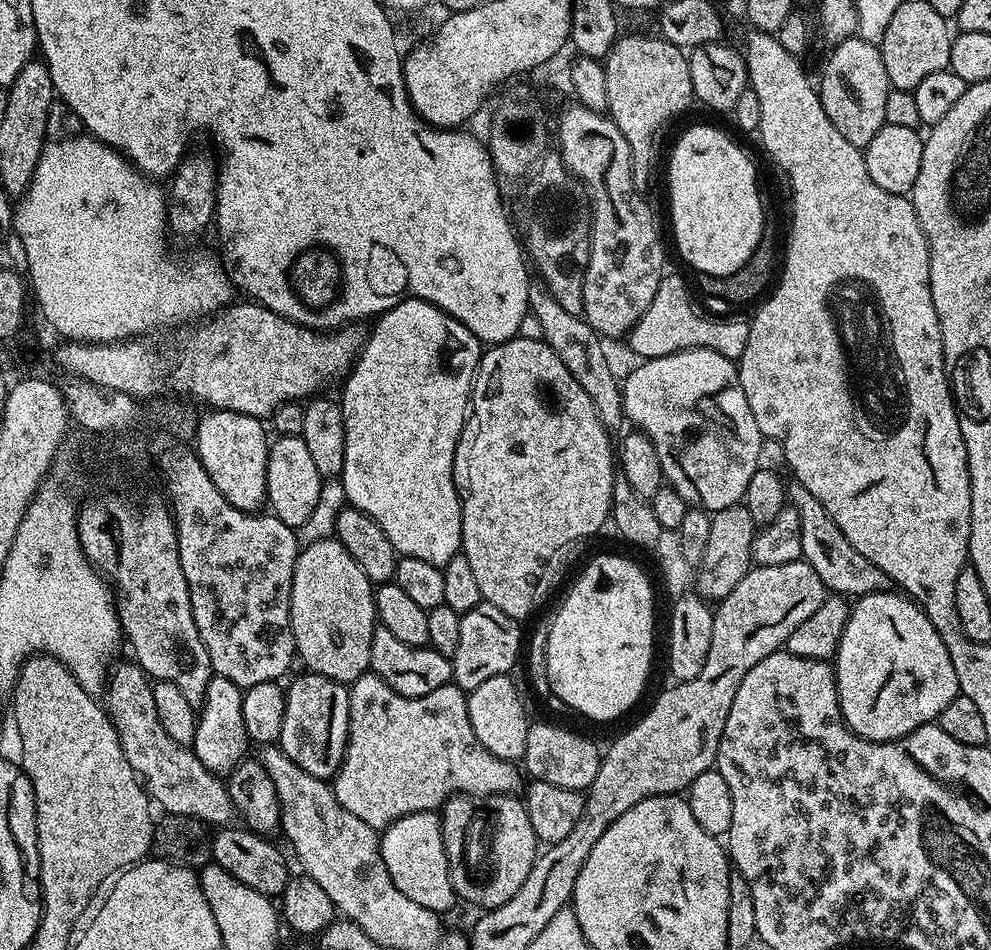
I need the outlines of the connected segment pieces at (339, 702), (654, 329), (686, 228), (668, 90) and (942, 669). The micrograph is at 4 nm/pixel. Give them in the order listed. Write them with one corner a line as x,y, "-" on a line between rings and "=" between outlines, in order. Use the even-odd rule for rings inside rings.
305,671
284,694
284,717
278,746
290,758
298,762
306,774
331,781
348,745
348,688
316,672
=
665,275
658,286
658,294
654,294
654,302
638,318
638,322
628,331
626,343
632,347
636,358
653,360
658,356
674,354
691,348
709,348
726,358
739,361
746,350
746,342
750,338
749,321
740,316
707,316
692,301
692,292
688,284
680,276
=
696,124
676,140
668,156
668,200
672,203
672,236
680,256
697,273
734,274
755,252
766,235
764,204
756,185
756,168
752,160
723,132
712,124
=
621,35
610,54
603,61
606,70
606,102
607,115
622,130
622,138
626,138
626,146
630,146
632,159
632,177
636,191
644,194
652,184
652,167
656,164
656,155
660,152
660,143
664,140
664,131
694,104
692,83
690,82
690,66
685,49
674,46
669,40
659,35
624,36
=
896,590
871,592
851,605
838,642
834,667
842,718
855,736
870,742
881,744
901,740
923,724
939,721
942,710
946,710
946,706
950,706
950,702
960,695
954,662
950,662
950,654
946,654
942,638
938,638
934,622
926,618
923,608
915,600

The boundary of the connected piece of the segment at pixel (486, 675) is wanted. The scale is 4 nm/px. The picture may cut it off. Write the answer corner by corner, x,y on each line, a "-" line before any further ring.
481,602
474,610
463,613
460,617
458,648
450,657
452,662
452,680
465,693
475,690
495,676
509,675
516,664
516,659
522,656
521,625
512,620
498,606
490,606

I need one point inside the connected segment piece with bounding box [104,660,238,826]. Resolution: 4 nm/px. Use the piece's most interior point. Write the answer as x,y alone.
171,774

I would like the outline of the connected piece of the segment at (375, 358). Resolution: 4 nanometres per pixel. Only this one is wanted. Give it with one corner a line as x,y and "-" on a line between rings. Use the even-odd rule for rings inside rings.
404,300
395,304
390,310
381,312
375,317
376,324
367,333
364,346
348,373
344,384
344,397
339,397
338,403
344,411
344,429
346,430
346,458
344,469
340,471
338,479
343,482
346,490
348,504
353,508
362,510
382,526
386,538
390,538
390,546
400,556
410,558
422,558
422,562
430,562
434,566
443,568
450,558
454,558
461,551
460,539
462,538
462,518
460,517
460,496
456,493
456,484
452,481
452,467
454,466
454,450
460,441
460,435
466,423
466,417
470,412
472,398
472,381
476,378
476,368
480,364
482,355
482,342
462,322
458,322
450,314
446,314
438,306
434,306
425,300

